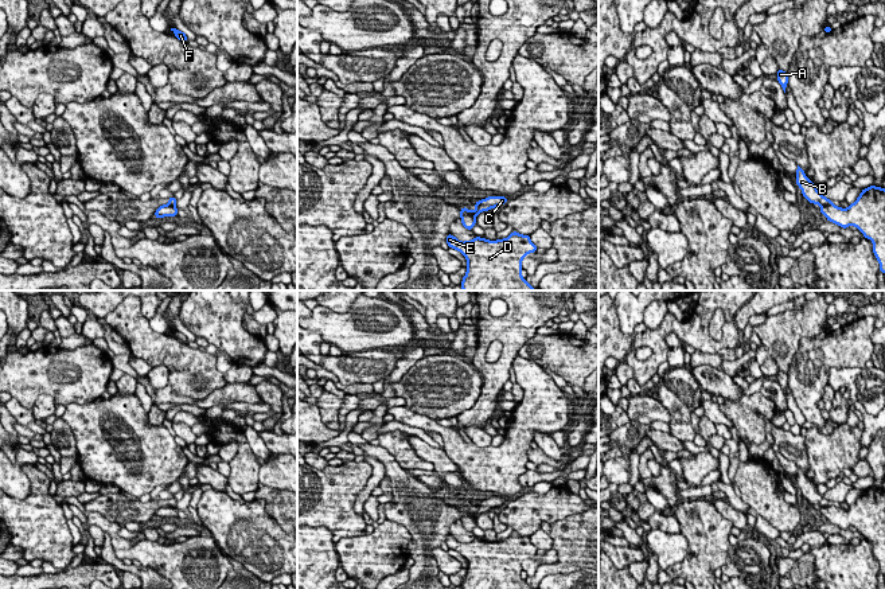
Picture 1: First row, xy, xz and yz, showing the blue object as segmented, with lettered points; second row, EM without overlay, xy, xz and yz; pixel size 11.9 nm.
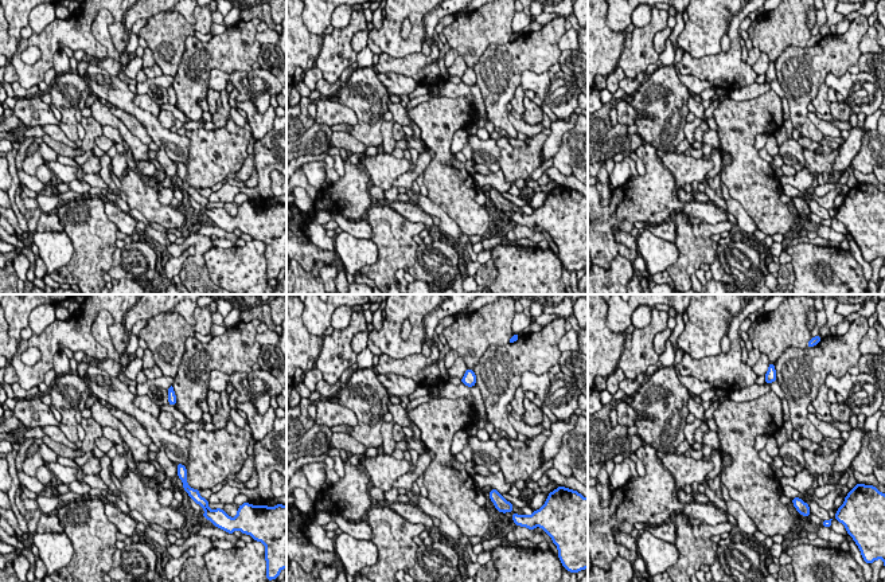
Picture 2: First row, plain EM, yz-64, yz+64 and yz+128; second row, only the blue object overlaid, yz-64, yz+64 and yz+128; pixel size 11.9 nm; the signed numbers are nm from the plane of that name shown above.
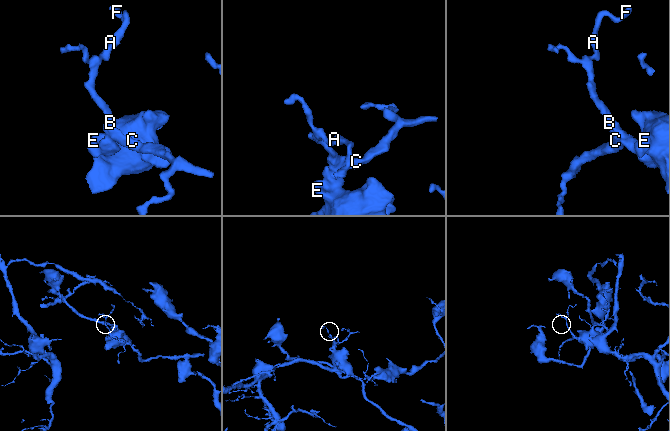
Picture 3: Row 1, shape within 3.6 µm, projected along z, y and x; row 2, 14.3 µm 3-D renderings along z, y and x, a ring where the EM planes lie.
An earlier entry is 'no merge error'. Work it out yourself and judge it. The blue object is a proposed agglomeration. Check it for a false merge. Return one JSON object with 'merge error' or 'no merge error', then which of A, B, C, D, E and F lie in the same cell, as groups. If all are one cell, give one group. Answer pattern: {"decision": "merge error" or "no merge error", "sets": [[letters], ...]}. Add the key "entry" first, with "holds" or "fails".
{"entry": "fails", "decision": "merge error", "sets": [["A", "B", "C", "F"], ["D", "E"]]}

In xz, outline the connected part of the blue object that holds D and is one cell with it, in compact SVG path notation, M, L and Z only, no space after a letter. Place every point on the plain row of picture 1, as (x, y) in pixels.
M514 531L504 541L461 543L449 534L445 542L467 559L461 589L534 589L522 578L522 561L538 550L530 537Z

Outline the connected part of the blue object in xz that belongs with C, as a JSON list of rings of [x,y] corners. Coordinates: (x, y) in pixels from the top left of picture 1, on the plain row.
[[[488,498],[486,500],[482,500],[479,503],[475,503],[476,511],[473,512],[475,516],[488,512],[491,510],[495,510],[496,507],[506,506],[507,504],[507,498]]]

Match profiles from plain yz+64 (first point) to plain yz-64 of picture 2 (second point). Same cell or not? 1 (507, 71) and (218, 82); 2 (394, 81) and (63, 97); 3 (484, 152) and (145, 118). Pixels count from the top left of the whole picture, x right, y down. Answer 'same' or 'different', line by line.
1: different
2: different
3: same

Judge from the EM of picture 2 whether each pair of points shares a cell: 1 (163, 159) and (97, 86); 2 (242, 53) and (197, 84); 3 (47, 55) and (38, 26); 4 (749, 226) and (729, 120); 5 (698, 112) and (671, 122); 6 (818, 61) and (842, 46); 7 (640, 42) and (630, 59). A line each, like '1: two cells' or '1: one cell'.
1: two cells
2: one cell
3: two cells
4: two cells
5: two cells
6: one cell
7: one cell

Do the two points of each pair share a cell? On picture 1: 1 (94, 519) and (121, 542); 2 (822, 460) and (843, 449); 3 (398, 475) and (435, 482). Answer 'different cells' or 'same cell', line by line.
1: same cell
2: same cell
3: different cells

